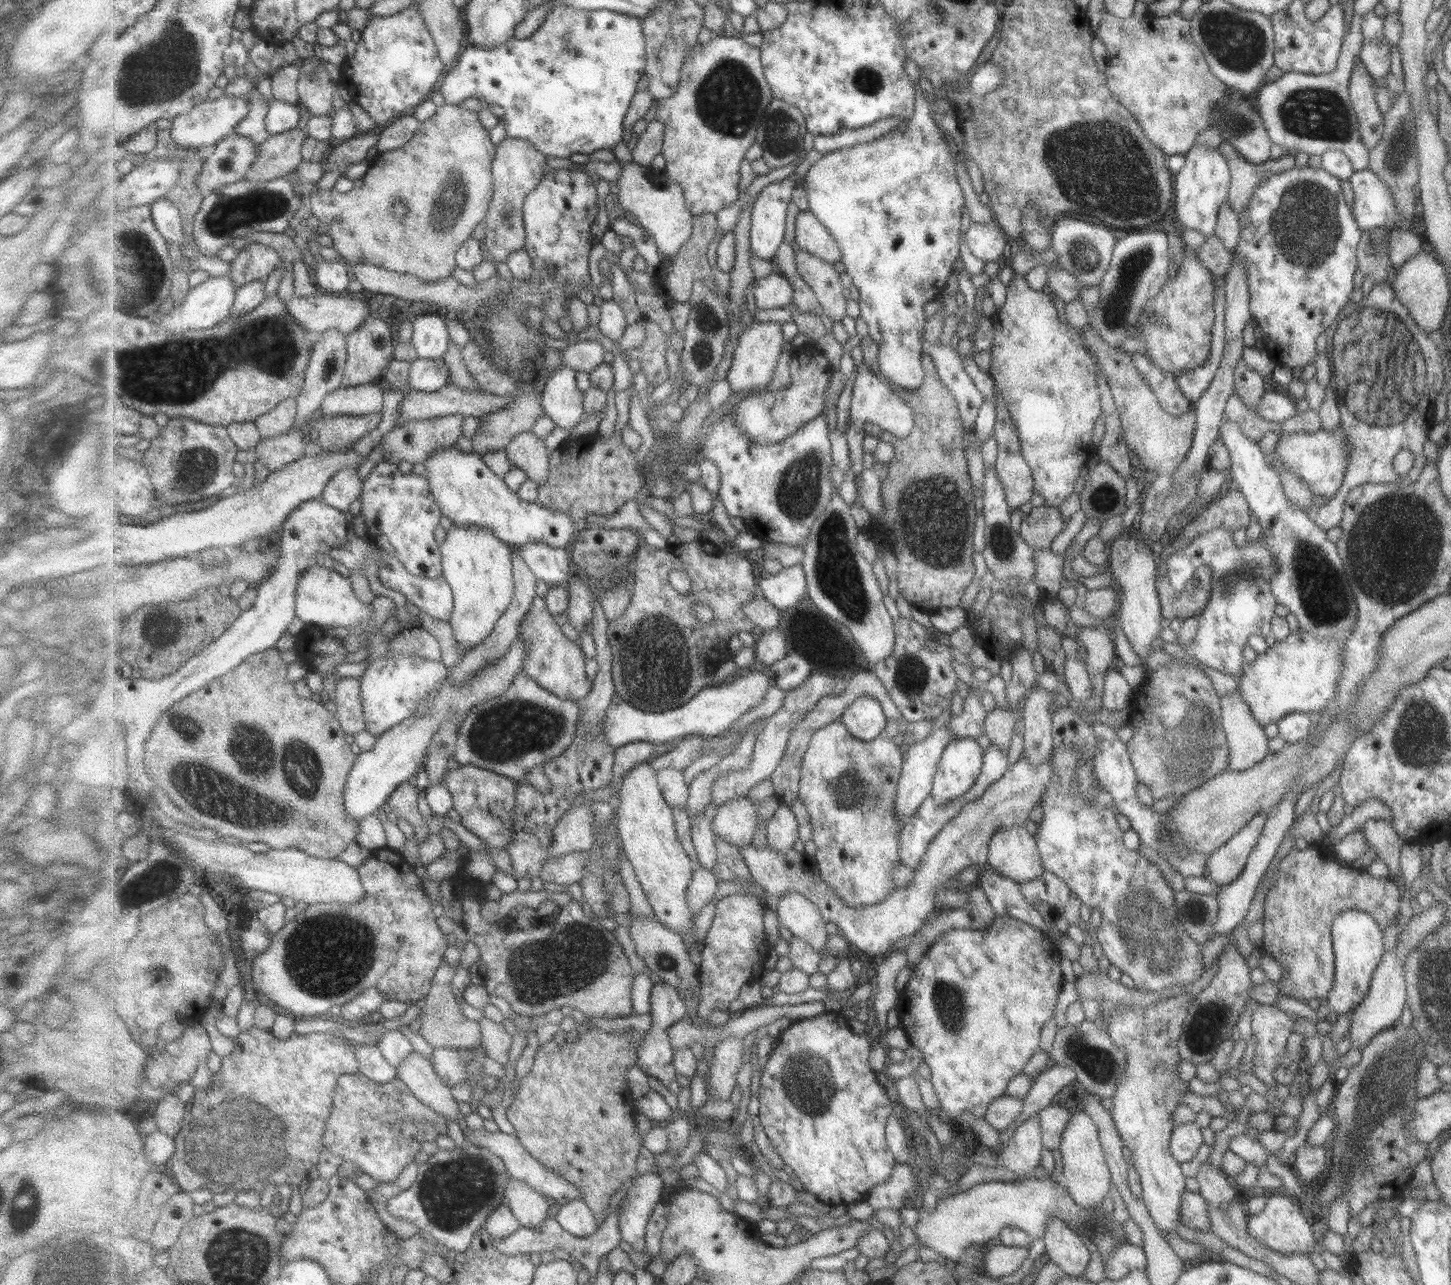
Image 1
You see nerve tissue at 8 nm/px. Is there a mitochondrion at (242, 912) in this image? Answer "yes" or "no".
no

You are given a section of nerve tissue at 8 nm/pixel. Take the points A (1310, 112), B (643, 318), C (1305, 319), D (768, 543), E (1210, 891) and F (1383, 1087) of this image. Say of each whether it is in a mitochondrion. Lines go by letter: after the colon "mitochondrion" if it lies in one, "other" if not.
A: mitochondrion
B: other
C: other
D: other
E: other
F: mitochondrion

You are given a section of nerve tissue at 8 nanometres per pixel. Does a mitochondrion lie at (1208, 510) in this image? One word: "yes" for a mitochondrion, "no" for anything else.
no

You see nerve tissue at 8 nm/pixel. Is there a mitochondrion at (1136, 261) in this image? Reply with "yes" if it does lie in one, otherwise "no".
yes

